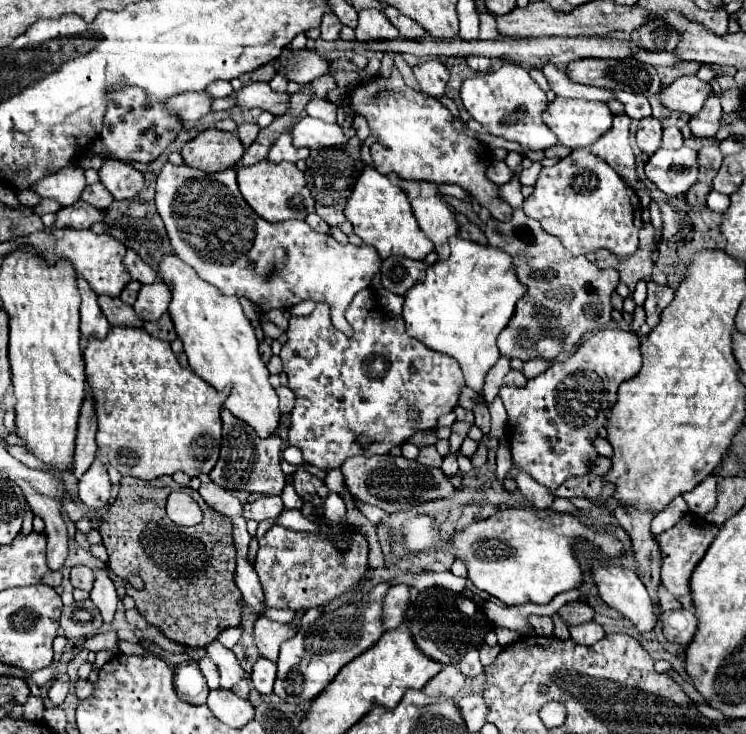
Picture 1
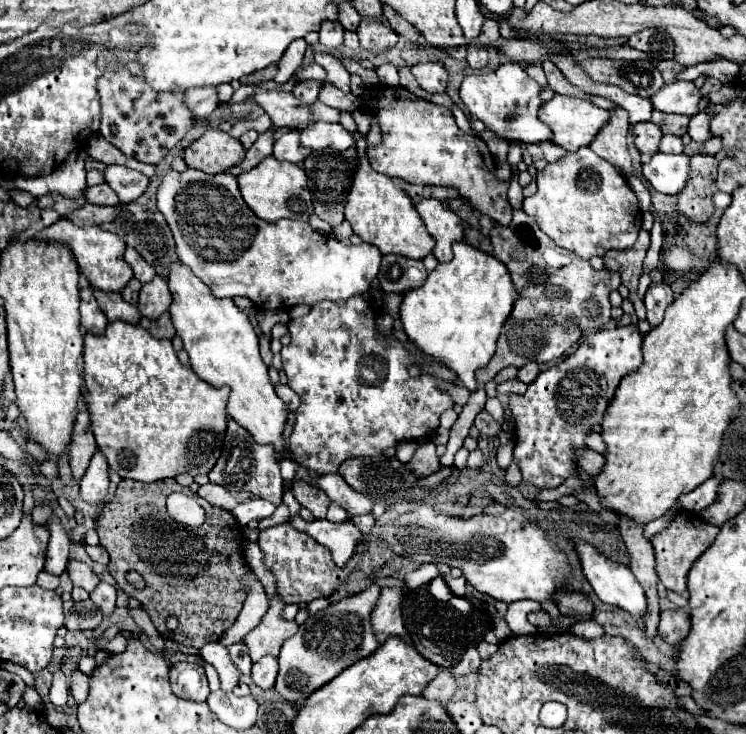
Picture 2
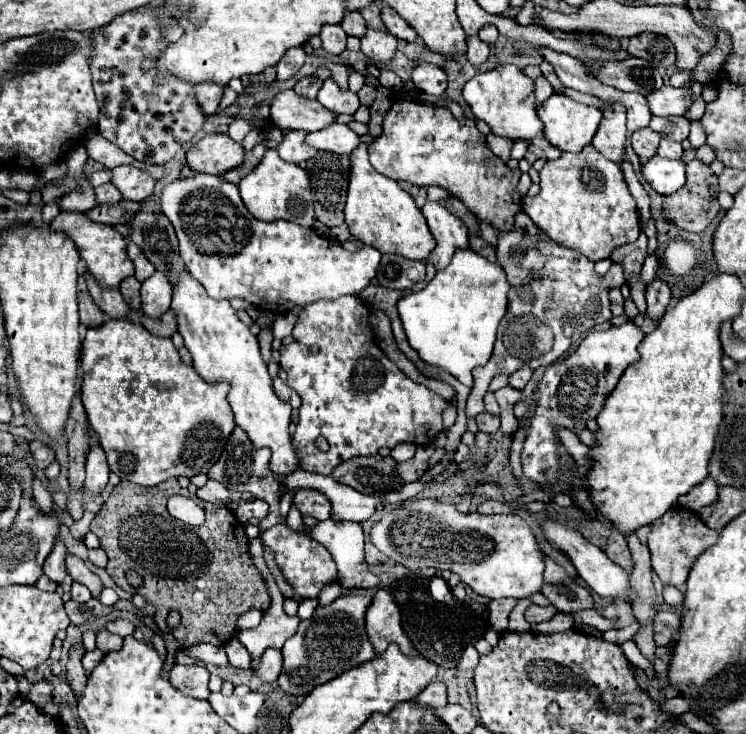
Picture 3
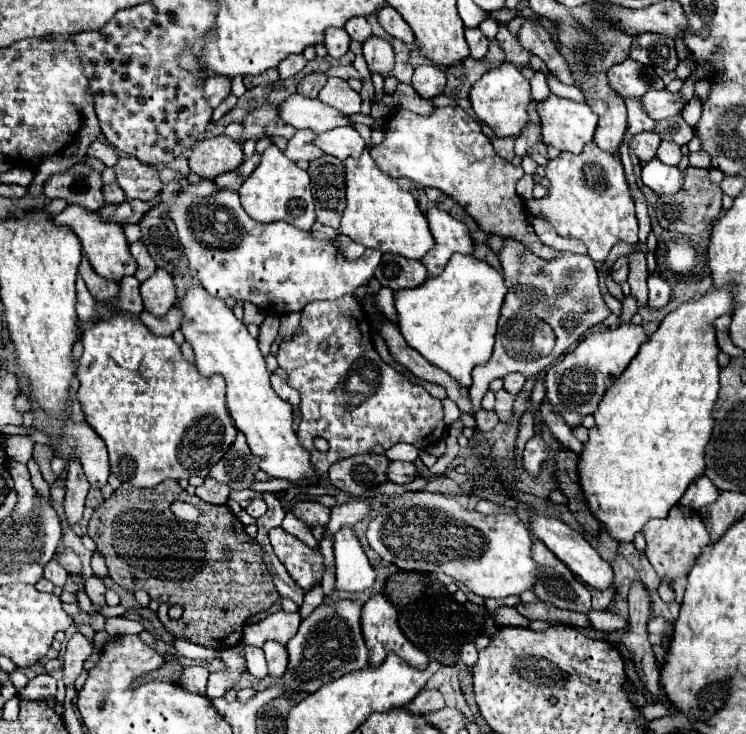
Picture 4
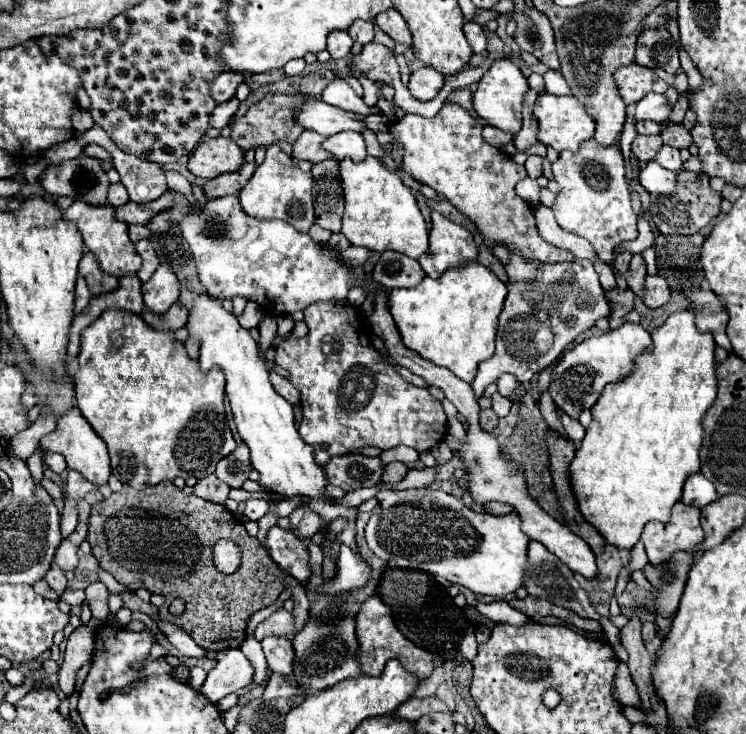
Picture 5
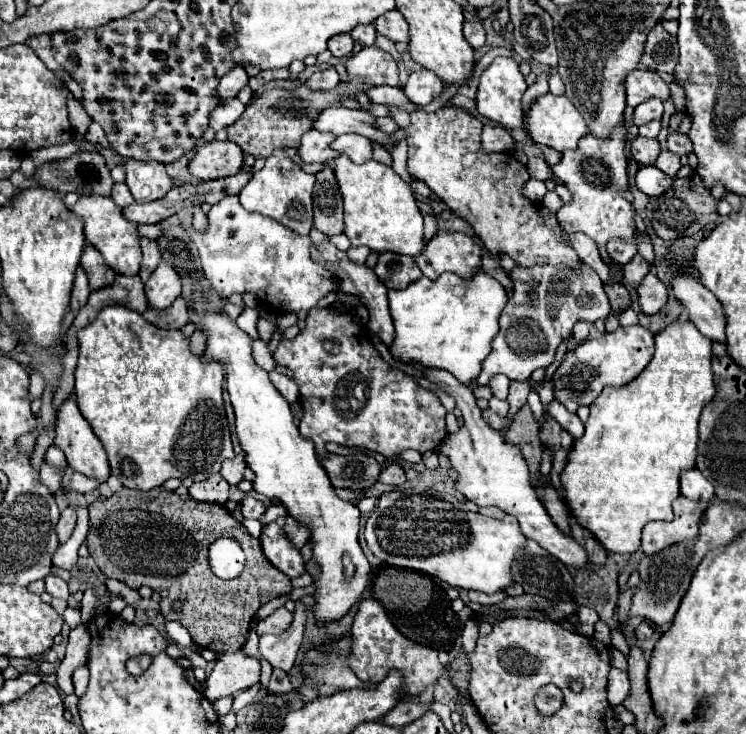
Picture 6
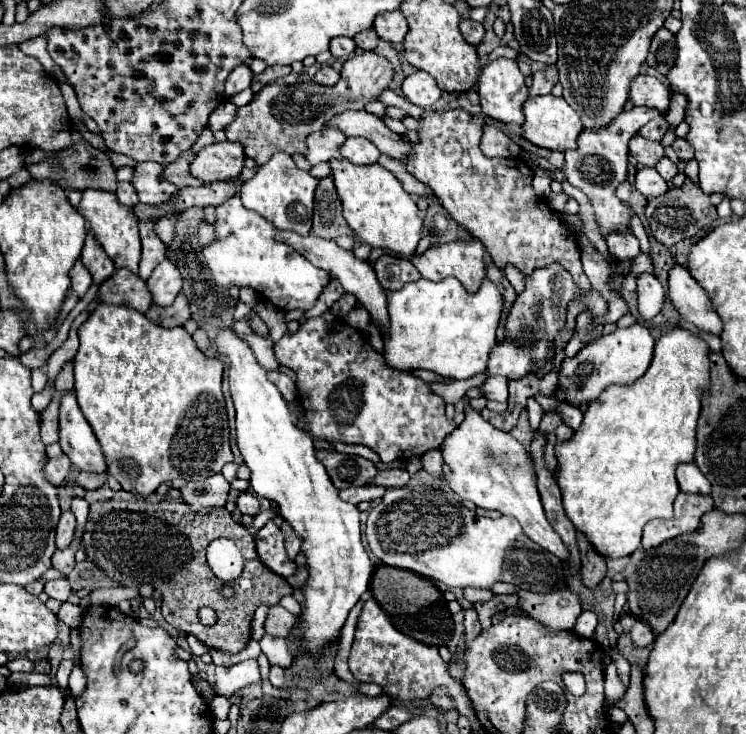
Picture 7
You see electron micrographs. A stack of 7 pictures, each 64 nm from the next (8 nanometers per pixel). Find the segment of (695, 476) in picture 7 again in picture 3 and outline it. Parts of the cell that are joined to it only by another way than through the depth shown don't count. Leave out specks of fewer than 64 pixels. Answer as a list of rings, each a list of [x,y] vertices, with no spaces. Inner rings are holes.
[[[706,478],[700,484],[696,484],[688,494],[680,496],[678,504],[696,512],[702,506],[716,502],[716,498],[718,498],[718,486],[716,486],[716,482],[712,482],[712,478]]]

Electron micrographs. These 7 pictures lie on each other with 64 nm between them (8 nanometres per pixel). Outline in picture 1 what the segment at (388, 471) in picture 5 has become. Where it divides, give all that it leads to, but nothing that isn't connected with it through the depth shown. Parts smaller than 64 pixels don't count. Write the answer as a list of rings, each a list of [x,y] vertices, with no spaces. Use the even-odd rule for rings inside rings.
[[[424,446],[420,448],[420,454],[416,458],[416,462],[420,462],[422,466],[430,466],[430,468],[440,468],[442,466],[442,456],[436,452],[436,446]]]

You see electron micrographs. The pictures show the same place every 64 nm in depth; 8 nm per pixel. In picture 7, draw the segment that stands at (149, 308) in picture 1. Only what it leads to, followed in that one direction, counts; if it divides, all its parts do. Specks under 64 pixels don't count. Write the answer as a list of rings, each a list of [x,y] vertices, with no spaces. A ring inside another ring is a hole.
[[[164,258],[146,280],[148,290],[152,292],[154,304],[170,306],[178,292],[182,290],[182,276],[170,258]]]

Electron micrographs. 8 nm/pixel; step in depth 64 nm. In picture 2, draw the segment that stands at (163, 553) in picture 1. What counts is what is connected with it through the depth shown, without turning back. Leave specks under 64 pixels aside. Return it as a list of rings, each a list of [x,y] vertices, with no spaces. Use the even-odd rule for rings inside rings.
[[[122,480],[114,494],[116,498],[104,506],[94,530],[100,536],[100,546],[110,554],[110,574],[128,596],[142,602],[156,630],[178,644],[202,648],[222,638],[236,622],[246,600],[242,578],[248,572],[248,564],[238,542],[242,540],[242,526],[228,510],[212,506],[200,496],[196,496],[196,502],[206,510],[206,522],[198,528],[174,522],[166,512],[166,496],[176,490],[182,490],[176,480],[160,480],[154,484]],[[128,570],[144,576],[144,590],[136,590],[126,582],[124,574]],[[168,616],[176,616],[180,622],[174,632],[166,628]]]

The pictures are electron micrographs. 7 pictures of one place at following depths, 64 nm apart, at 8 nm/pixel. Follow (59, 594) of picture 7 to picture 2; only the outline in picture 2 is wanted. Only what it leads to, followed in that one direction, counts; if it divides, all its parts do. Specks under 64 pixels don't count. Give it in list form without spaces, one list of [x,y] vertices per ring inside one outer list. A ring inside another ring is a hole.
[[[52,514],[48,520],[48,530],[50,530],[50,544],[48,544],[48,554],[46,554],[46,564],[44,570],[48,574],[60,576],[66,570],[68,564],[68,536],[60,524],[60,520]]]

